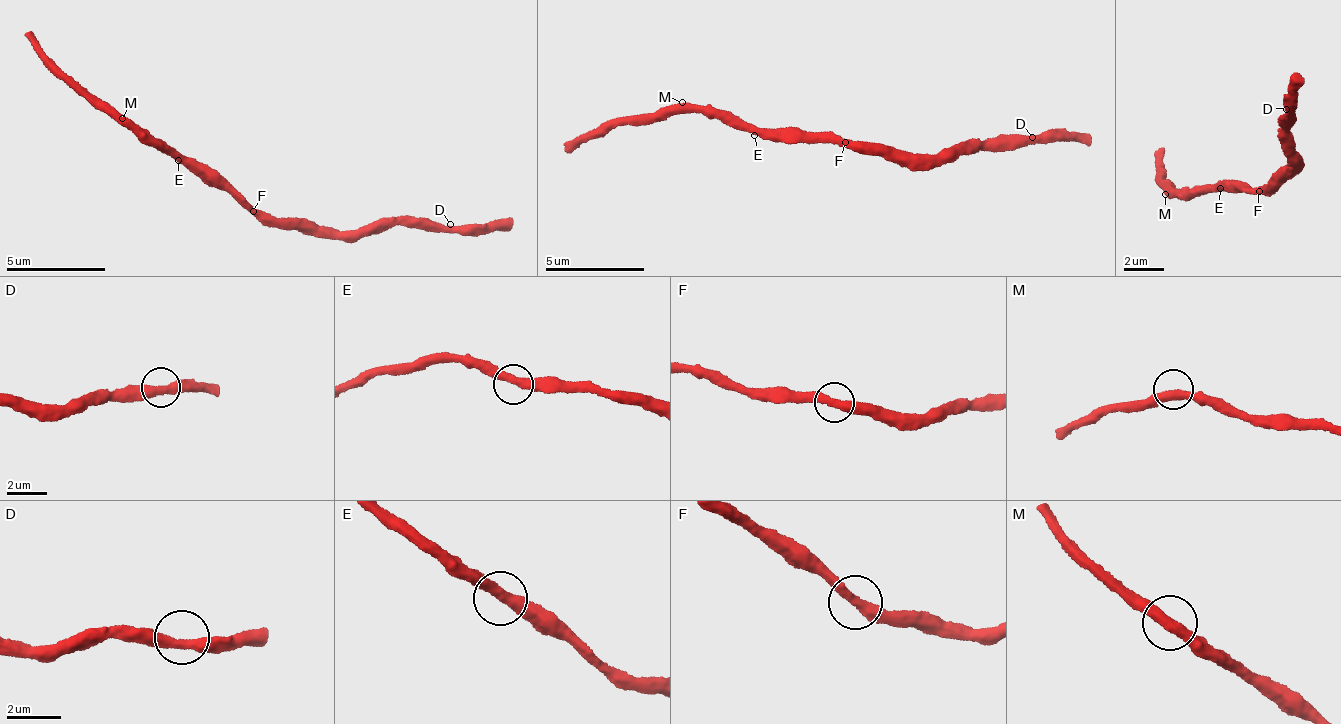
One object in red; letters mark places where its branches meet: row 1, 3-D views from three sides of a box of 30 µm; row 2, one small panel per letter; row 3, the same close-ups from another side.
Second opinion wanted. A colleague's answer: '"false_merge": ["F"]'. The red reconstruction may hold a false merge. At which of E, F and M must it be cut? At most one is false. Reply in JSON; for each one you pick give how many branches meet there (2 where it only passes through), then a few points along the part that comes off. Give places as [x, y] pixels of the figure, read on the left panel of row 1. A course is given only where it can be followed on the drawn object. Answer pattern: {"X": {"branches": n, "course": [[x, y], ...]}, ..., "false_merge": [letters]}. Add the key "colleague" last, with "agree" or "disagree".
{"F": {"branches": 2, "course": [[254, 213], [362, 234], [396, 226], [499, 228], [511, 217]]}, "false_merge": ["F"], "colleague": "agree"}

